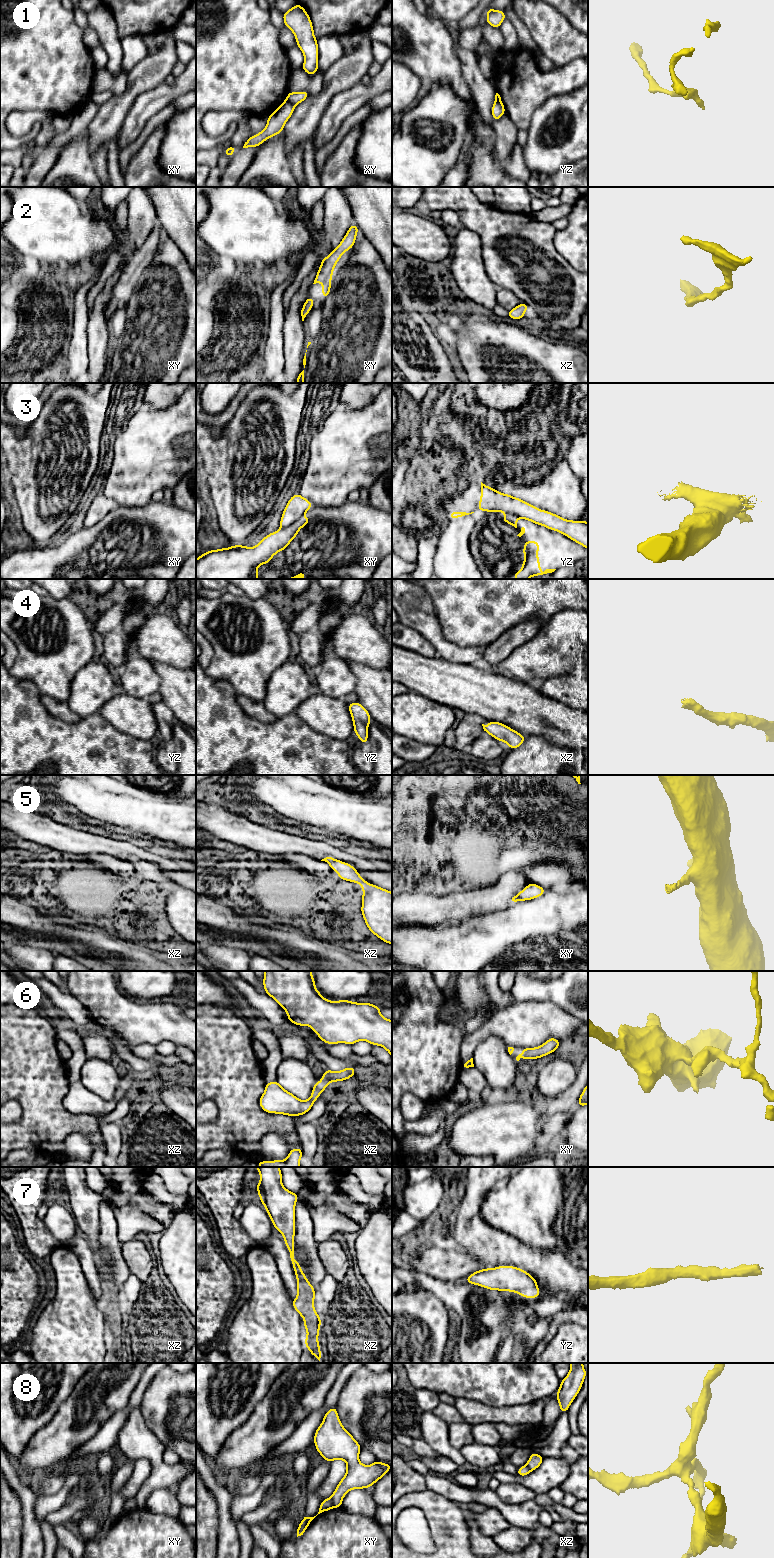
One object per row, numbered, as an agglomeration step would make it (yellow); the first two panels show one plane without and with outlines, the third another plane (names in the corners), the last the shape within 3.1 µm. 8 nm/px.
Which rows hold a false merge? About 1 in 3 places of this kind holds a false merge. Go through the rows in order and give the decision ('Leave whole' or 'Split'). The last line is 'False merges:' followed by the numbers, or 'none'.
1: Split
2: Leave whole
3: Split
4: Leave whole
5: Leave whole
6: Leave whole
7: Leave whole
8: Split
False merges: 1, 3, 8

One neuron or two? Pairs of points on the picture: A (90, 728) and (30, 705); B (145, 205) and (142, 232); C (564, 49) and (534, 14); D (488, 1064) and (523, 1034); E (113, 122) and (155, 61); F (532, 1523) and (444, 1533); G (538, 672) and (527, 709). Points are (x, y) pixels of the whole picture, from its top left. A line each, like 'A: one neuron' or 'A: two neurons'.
A: one neuron
B: one neuron
C: one neuron
D: two neurons
E: one neuron
F: two neurons
G: two neurons

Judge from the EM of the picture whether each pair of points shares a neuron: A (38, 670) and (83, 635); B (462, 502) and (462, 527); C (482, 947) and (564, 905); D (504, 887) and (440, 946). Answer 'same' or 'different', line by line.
A: same
B: different
C: same
D: different

